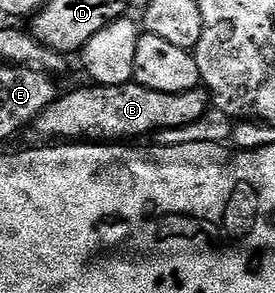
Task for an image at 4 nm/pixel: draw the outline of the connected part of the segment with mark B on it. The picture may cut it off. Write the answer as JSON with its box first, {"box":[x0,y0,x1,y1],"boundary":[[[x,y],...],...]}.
{"box":[33,81,211,141],"boundary":[[[134,81],[125,85],[86,85],[87,87],[79,87],[76,91],[71,91],[68,95],[60,94],[56,99],[35,118],[33,130],[40,135],[43,141],[139,141],[142,135],[151,135],[154,131],[175,131],[178,127],[191,127],[194,123],[199,123],[206,117],[207,111],[211,107],[211,97],[207,94],[202,86],[194,87],[183,93],[157,93],[157,89],[145,89],[145,85]]]}

